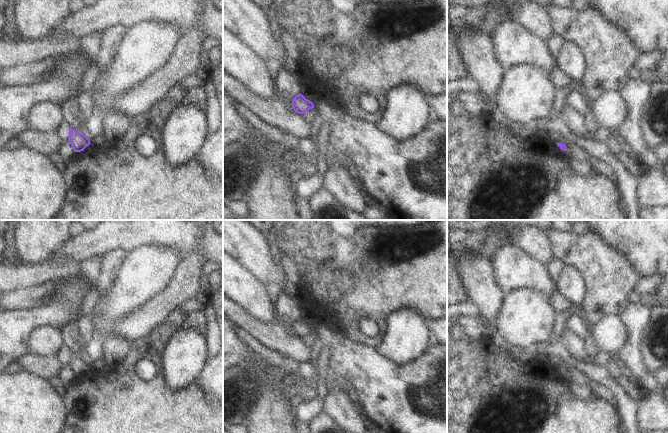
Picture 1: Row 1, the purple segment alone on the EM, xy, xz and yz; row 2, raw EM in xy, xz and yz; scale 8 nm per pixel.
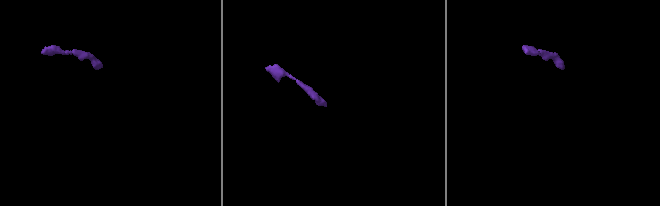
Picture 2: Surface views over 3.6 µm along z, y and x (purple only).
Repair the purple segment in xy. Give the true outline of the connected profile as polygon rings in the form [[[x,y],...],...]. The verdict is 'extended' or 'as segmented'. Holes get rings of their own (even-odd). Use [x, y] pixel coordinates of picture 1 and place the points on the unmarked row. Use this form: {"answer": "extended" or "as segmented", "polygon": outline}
{"answer": "as segmented", "polygon": [[[72,351],[69,356],[68,365],[70,366],[74,376],[84,375],[84,373],[91,368],[90,363],[85,358],[79,357]]]}

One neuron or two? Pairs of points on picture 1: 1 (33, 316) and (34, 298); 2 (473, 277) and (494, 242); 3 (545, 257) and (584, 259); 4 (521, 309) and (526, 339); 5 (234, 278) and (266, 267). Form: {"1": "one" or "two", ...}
{"1": "two", "2": "two", "3": "two", "4": "one", "5": "two"}

